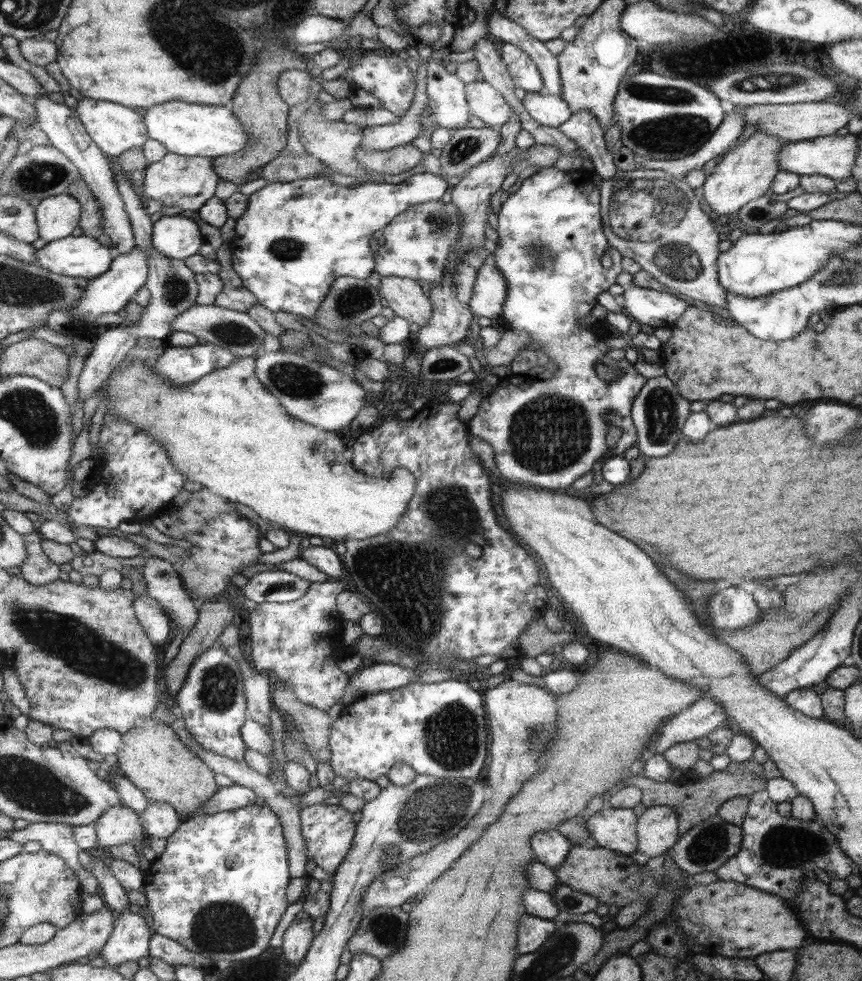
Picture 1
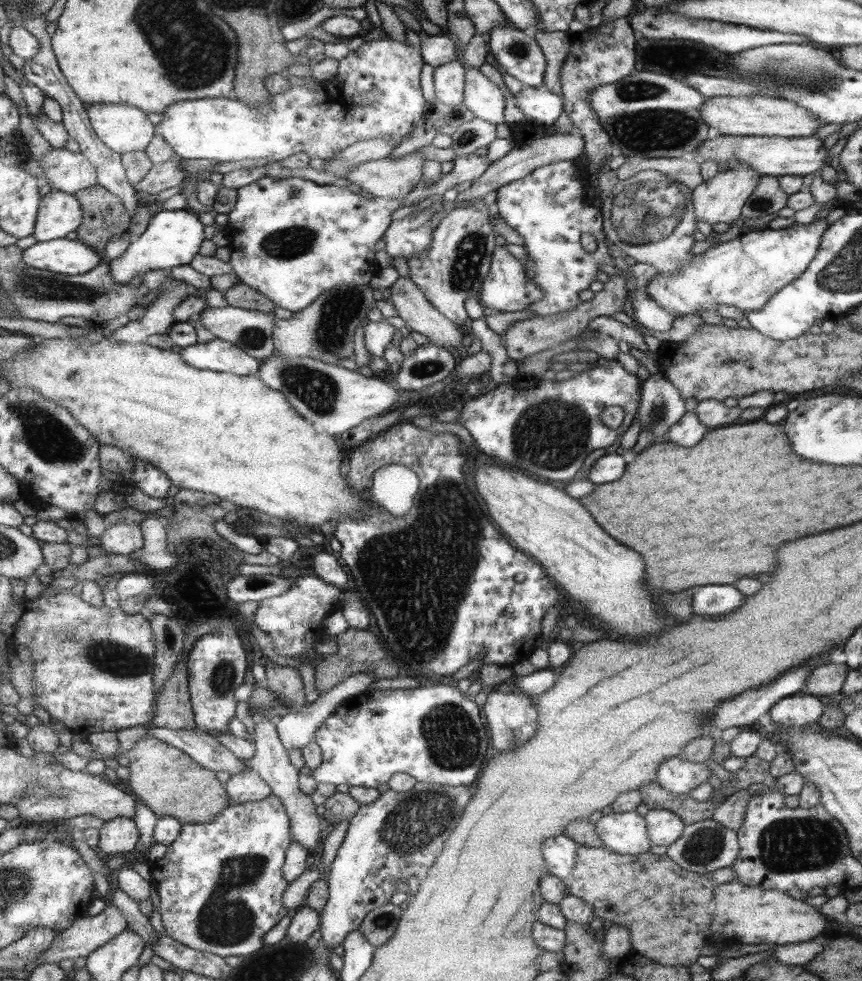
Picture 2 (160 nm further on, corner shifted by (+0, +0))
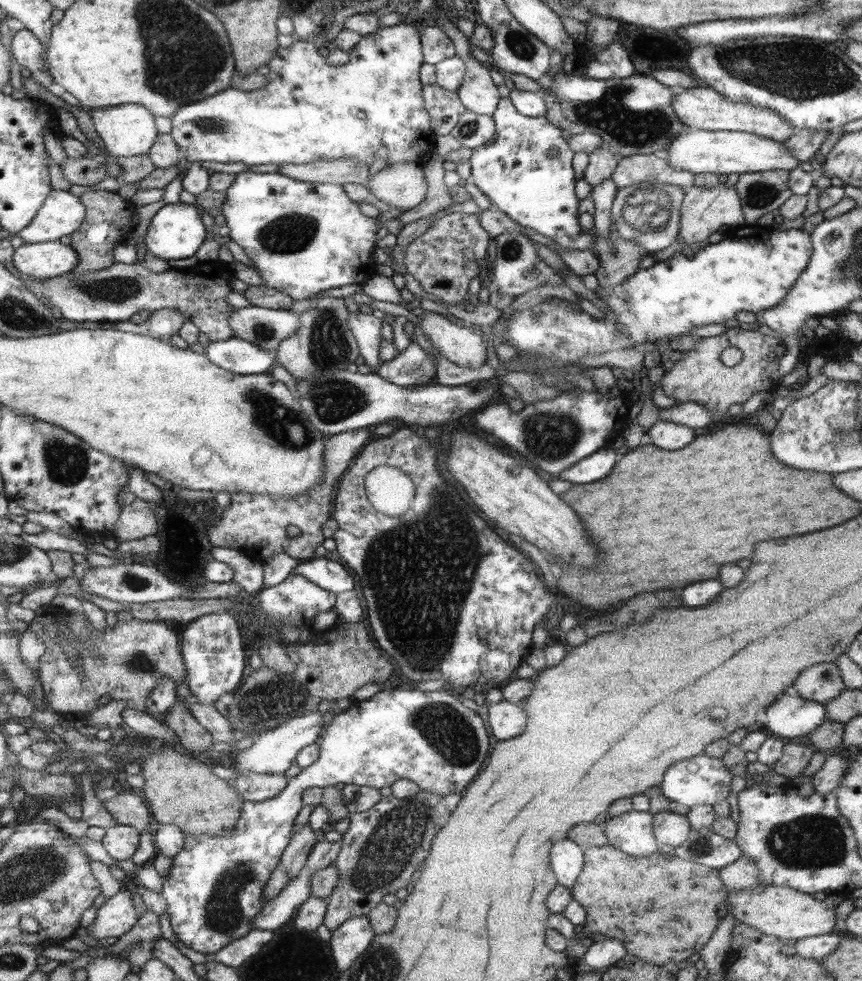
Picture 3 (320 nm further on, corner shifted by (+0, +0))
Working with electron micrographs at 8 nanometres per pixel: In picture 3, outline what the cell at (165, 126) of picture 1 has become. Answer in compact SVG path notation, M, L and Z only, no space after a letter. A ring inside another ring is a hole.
M403 21L393 26L382 27L372 34L364 35L350 53L347 63L333 66L326 61L324 56L318 53L318 47L316 47L314 39L308 41L299 40L293 42L291 46L280 47L279 50L276 50L274 58L267 64L269 68L267 85L248 92L228 88L192 104L181 106L171 118L172 131L170 134L188 163L192 161L198 161L199 163L208 161L242 162L242 164L247 164L248 166L257 164L300 165L315 162L316 160L332 160L334 158L353 158L356 162L367 164L368 166L374 164L376 160L386 160L387 166L397 162L423 163L424 150L426 150L426 158L428 158L428 154L432 154L430 148L434 148L434 144L437 142L434 142L434 134L432 134L432 128L430 128L430 116L428 116L428 112L424 108L424 99L421 97L422 83L419 79L419 70L425 62L421 47L420 31L413 24L409 25Z

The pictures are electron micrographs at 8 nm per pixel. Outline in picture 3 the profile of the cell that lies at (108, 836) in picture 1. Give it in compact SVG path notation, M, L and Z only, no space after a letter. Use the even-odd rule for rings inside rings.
M117 824L108 828L104 838L101 840L106 852L122 865L128 865L130 859L139 850L141 836L139 830L132 826Z

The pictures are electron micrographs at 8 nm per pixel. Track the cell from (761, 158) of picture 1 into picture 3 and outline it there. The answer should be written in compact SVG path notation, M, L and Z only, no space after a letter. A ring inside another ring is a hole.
M720 184L716 188L706 189L703 187L692 186L685 190L685 196L680 206L680 228L677 240L682 240L686 247L691 244L702 244L708 238L708 234L722 229L724 224L729 228L735 226L745 226L747 224L743 214L743 202L740 201L740 194L736 193L734 186L727 188L726 184Z

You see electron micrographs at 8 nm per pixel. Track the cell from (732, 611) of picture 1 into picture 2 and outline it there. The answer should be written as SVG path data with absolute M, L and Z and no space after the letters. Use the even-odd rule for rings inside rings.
M704 586L694 590L692 608L700 616L714 616L738 608L742 598L744 596L734 586Z

